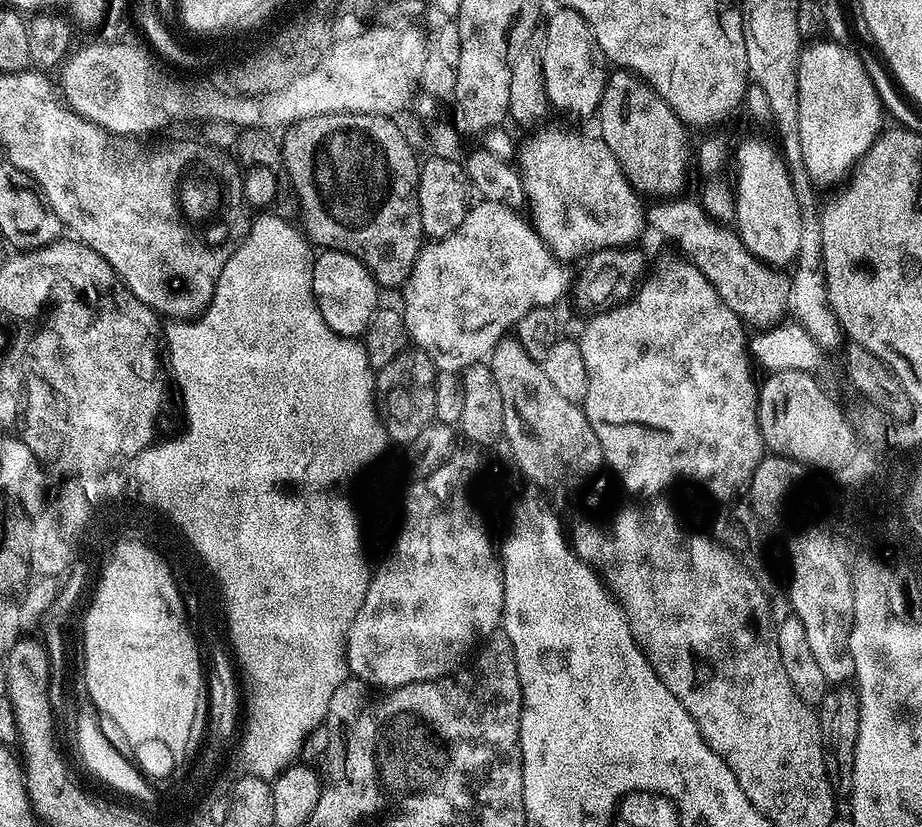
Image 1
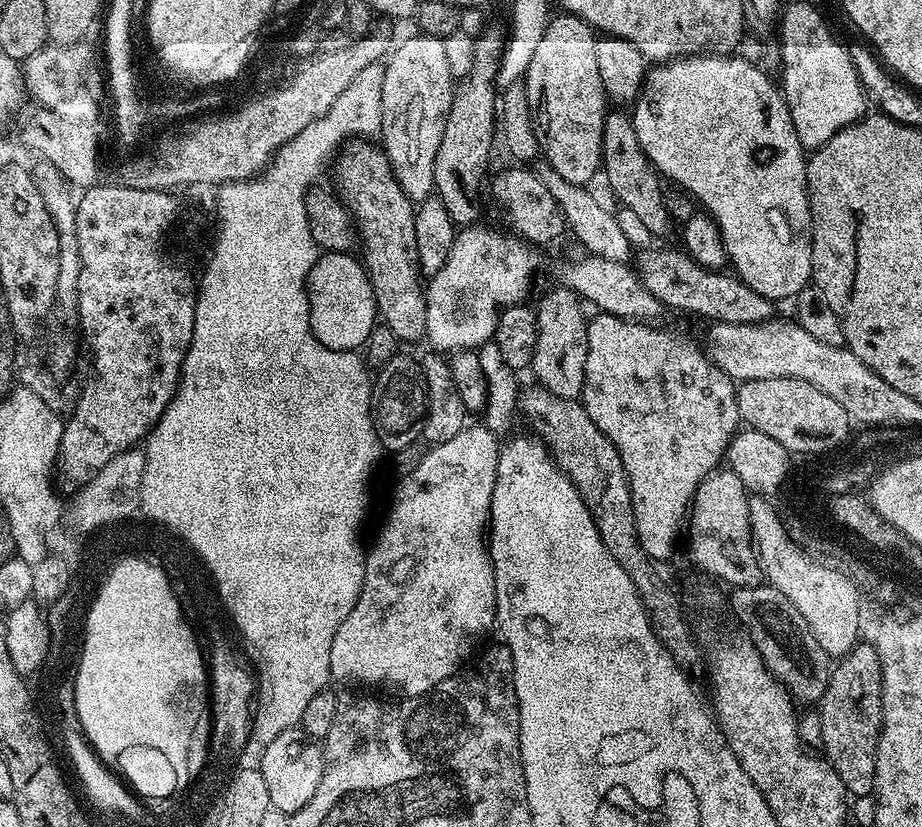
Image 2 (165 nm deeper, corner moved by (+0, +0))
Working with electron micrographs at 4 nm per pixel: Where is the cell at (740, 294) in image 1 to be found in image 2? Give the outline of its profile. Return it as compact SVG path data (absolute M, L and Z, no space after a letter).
M612 110L604 117L604 133L602 134L602 176L610 186L617 201L624 203L632 211L632 216L648 232L656 236L664 236L670 227L670 219L663 204L665 189L662 177L654 165L646 158L642 146L638 142L638 134L634 134L631 115L624 110Z

